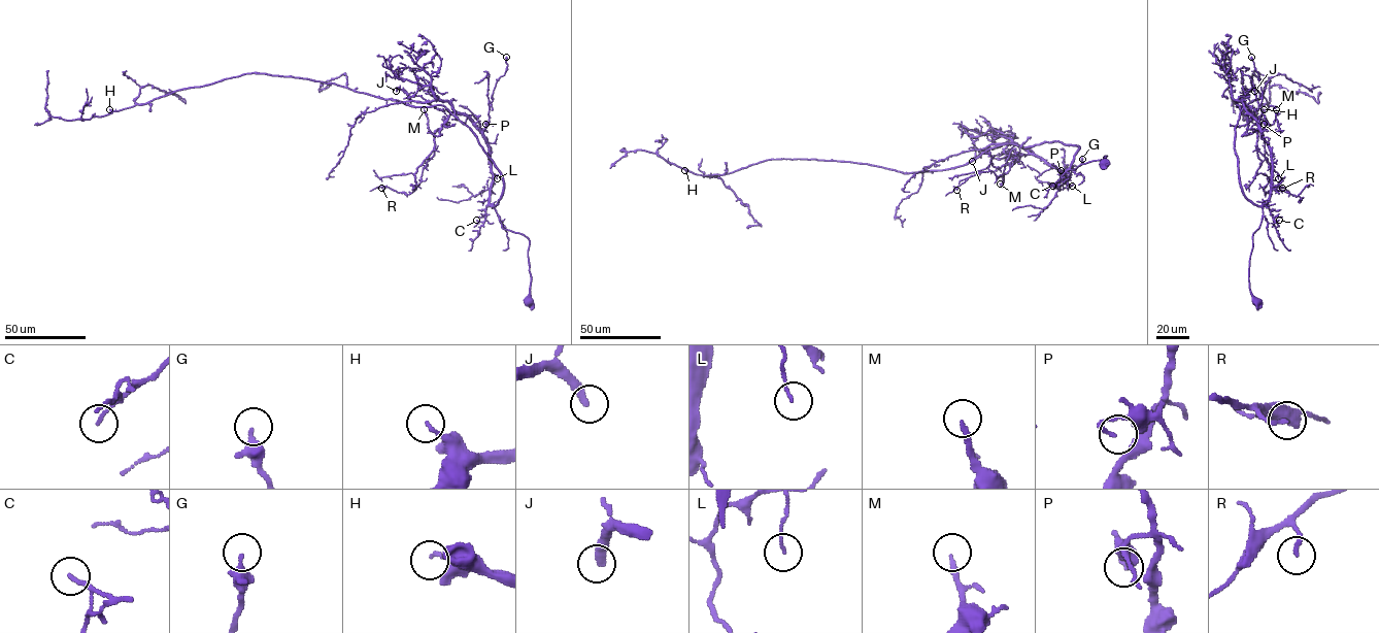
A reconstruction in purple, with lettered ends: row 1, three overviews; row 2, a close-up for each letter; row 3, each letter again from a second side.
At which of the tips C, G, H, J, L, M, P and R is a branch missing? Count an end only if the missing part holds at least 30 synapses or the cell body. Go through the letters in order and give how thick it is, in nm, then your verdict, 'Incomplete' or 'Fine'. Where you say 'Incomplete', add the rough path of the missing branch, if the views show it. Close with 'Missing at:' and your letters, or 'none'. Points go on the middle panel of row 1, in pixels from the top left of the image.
C: Thickness 150 nm. Incomplete
G: Thickness 200 nm. Fine
H: Thickness 150 nm. Fine
J: Thickness 340 nm. Incomplete. Course of what is missing: (972, 161), (966, 172), (982, 174), (974, 165), (960, 162)
L: Thickness 90 nm. Fine
M: Thickness 190 nm. Incomplete. Course of what is missing: (1000, 184), (1000, 176), (991, 170), (988, 171)
P: Thickness 150 nm. Fine
R: Thickness 150 nm. Fine
Missing at: C, J, M

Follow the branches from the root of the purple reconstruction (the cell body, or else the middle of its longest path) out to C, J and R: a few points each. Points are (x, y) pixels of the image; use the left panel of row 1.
C: (527, 300), (531, 279), (530, 240), (504, 229), (496, 210), (489, 204), (485, 220), (476, 220)
J: (527, 300), (530, 240), (504, 229), (489, 204), (493, 172), (481, 130), (447, 101), (412, 101), (396, 91)
R: (527, 300), (530, 240), (489, 204), (489, 143), (466, 115), (452, 111), (435, 132), (411, 192), (381, 188)

